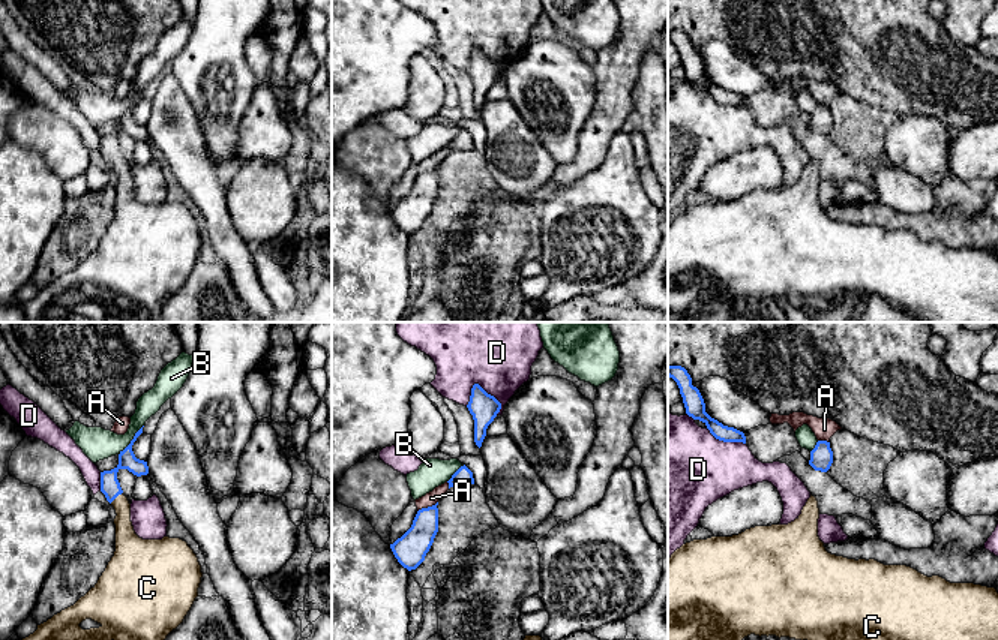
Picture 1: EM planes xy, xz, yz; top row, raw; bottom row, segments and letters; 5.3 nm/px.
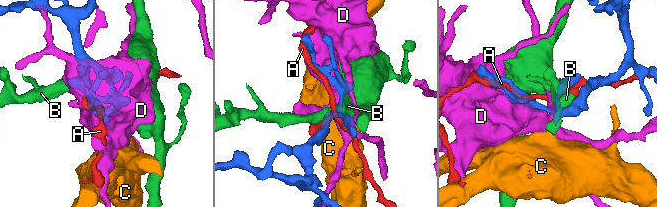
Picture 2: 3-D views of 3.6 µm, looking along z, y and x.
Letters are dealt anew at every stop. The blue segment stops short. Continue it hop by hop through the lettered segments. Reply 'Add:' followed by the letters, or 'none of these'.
Add: C

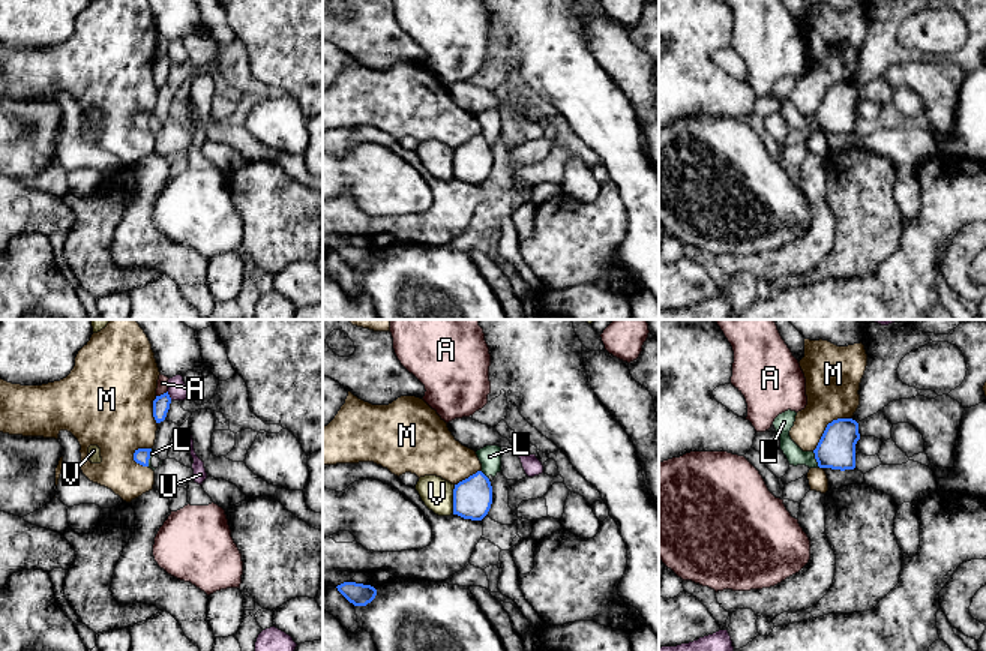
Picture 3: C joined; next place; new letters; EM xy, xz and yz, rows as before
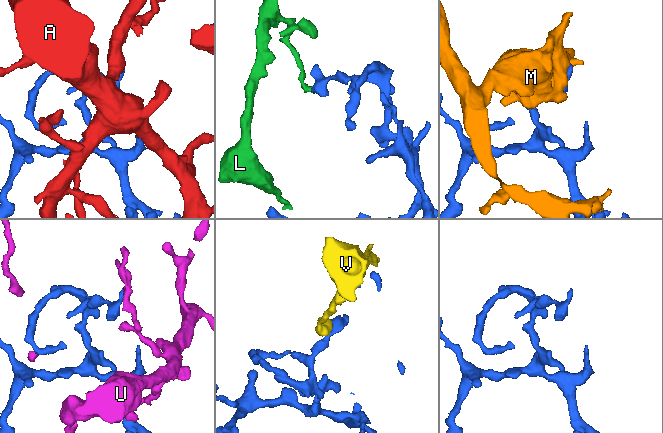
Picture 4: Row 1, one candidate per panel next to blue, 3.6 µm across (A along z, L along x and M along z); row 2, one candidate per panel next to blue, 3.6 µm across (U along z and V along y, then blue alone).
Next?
Add: none of these

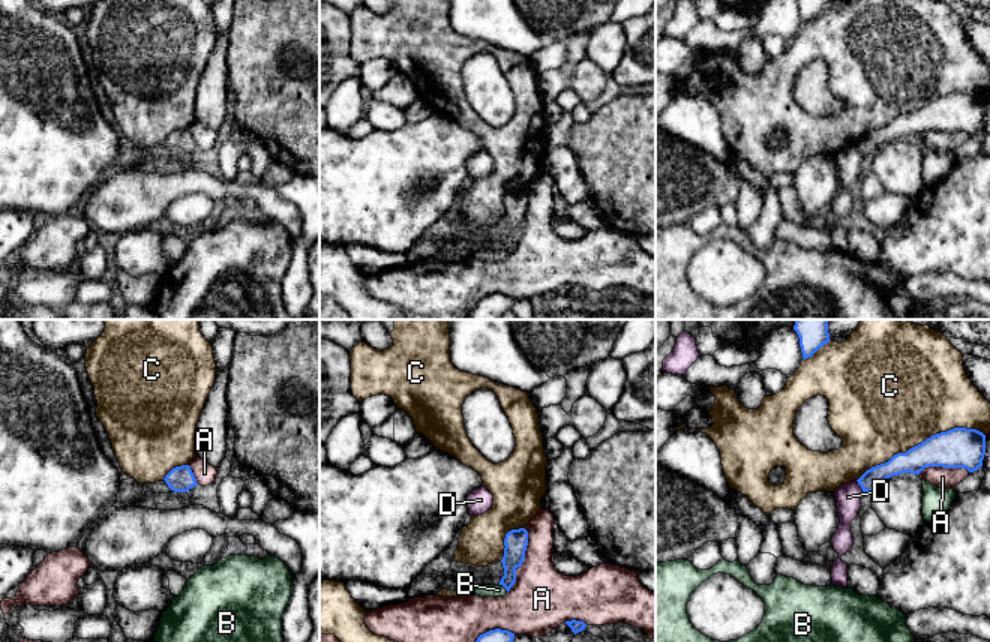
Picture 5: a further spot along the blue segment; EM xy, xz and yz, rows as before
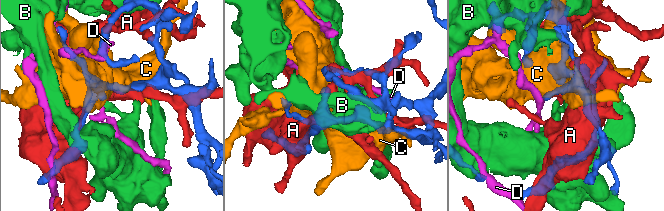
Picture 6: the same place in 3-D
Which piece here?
Add: none of these

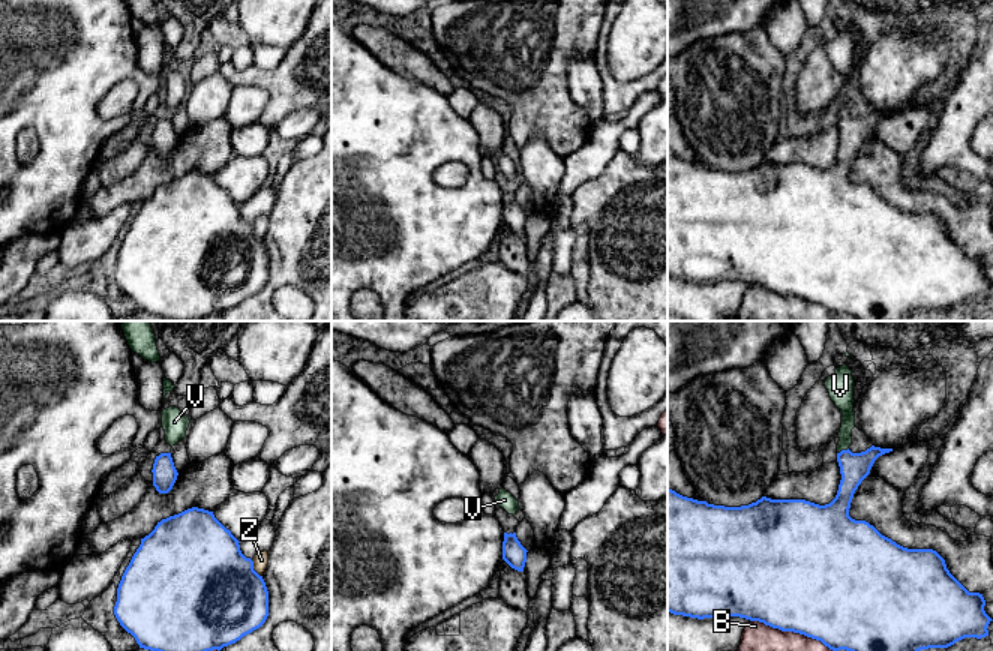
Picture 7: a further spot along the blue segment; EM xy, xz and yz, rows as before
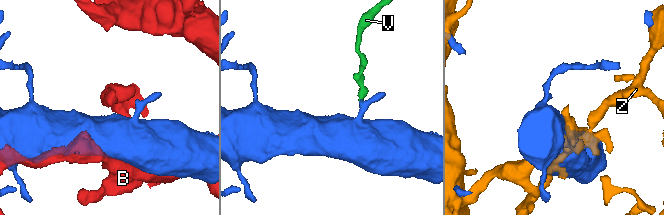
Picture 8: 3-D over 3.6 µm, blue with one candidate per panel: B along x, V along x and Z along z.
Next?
Add: V

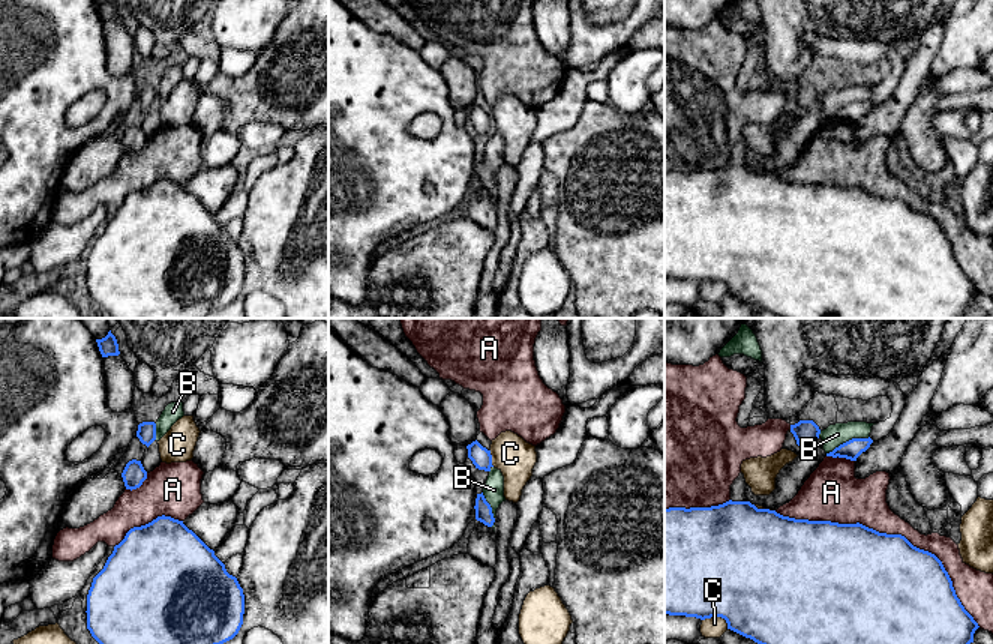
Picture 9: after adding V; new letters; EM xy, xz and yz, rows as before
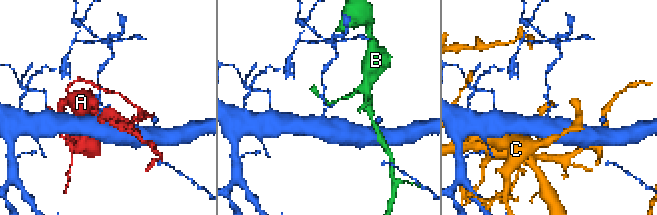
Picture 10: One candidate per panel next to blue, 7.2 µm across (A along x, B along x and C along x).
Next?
Add: none of these

